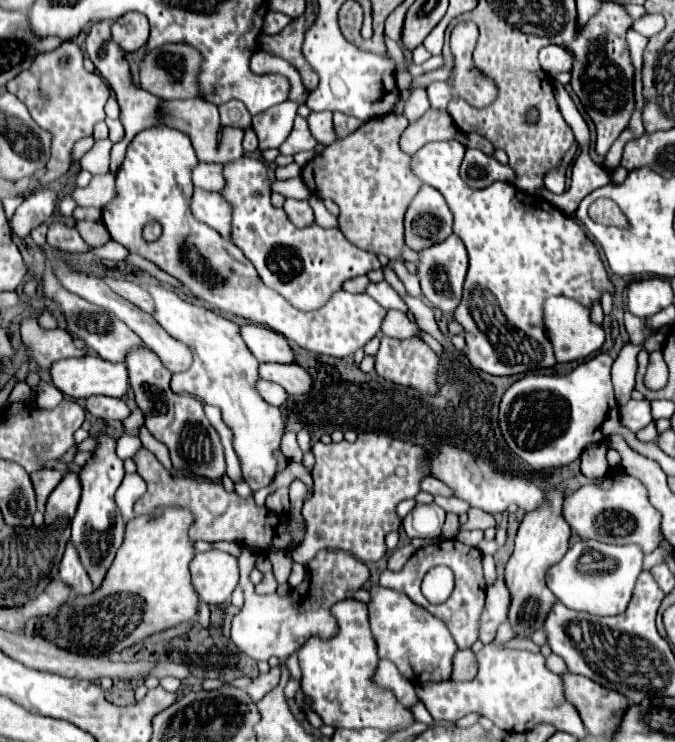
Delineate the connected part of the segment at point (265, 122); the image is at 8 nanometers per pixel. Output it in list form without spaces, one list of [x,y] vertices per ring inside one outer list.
[[[284,101],[252,117],[252,129],[258,135],[260,149],[280,147],[284,143],[284,139],[292,131],[296,109],[298,109],[298,103]]]

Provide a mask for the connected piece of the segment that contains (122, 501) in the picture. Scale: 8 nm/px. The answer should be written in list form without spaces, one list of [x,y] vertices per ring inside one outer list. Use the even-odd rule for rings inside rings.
[[[126,473],[122,485],[116,491],[116,505],[118,505],[118,509],[126,521],[130,521],[134,517],[132,507],[144,493],[146,493],[144,479],[138,473],[132,473],[132,475]]]

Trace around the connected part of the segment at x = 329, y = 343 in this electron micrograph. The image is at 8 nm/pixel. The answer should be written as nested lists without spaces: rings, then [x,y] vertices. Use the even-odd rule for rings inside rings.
[[[166,126],[140,131],[130,141],[126,159],[116,173],[116,195],[102,209],[102,221],[110,237],[124,245],[130,253],[142,255],[168,275],[182,281],[198,299],[210,303],[212,309],[270,327],[308,351],[346,357],[354,355],[356,349],[364,347],[374,335],[380,333],[380,323],[386,309],[366,293],[352,295],[348,291],[340,291],[332,297],[332,301],[328,301],[328,305],[324,305],[324,309],[304,313],[288,305],[280,293],[268,289],[260,281],[254,265],[232,241],[226,241],[218,231],[206,223],[200,223],[192,215],[192,169],[196,165],[198,157],[188,141],[188,135]],[[150,221],[162,225],[160,239],[152,243],[142,237],[142,229]]]

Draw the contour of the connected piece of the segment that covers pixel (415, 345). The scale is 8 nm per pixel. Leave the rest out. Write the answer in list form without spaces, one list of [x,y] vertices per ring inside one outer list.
[[[382,337],[380,351],[376,355],[376,373],[380,377],[384,377],[392,383],[398,383],[398,385],[426,391],[426,393],[436,393],[438,391],[436,371],[438,371],[438,357],[420,337],[402,339],[402,341],[392,339],[392,337]]]

